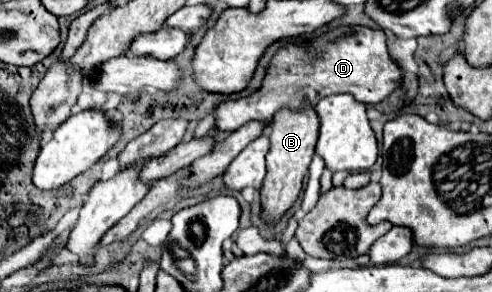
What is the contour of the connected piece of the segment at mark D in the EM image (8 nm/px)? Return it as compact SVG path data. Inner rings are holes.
M337 27L327 35L321 35L307 47L287 45L271 61L271 69L263 81L263 87L249 97L227 99L215 107L215 129L237 131L249 121L261 121L269 125L275 113L283 107L295 111L297 103L307 101L311 107L319 99L349 93L357 101L371 105L385 99L401 85L401 69L387 53L387 39L383 31L369 27ZM313 57L313 59L311 59Z

